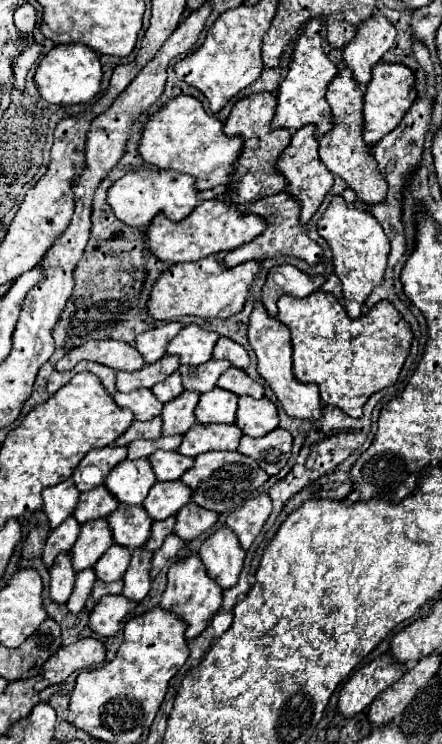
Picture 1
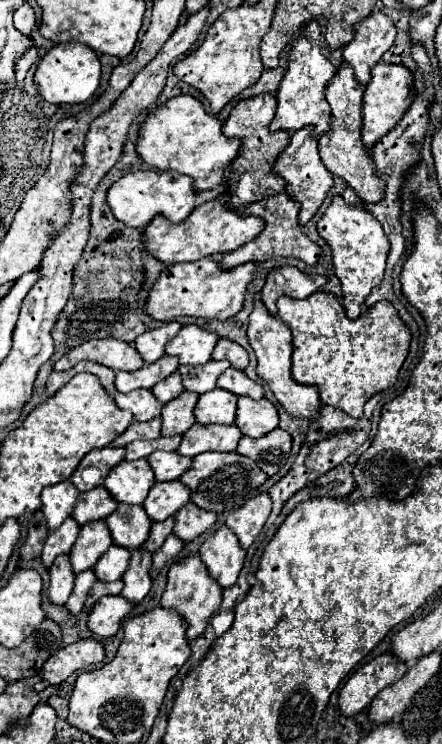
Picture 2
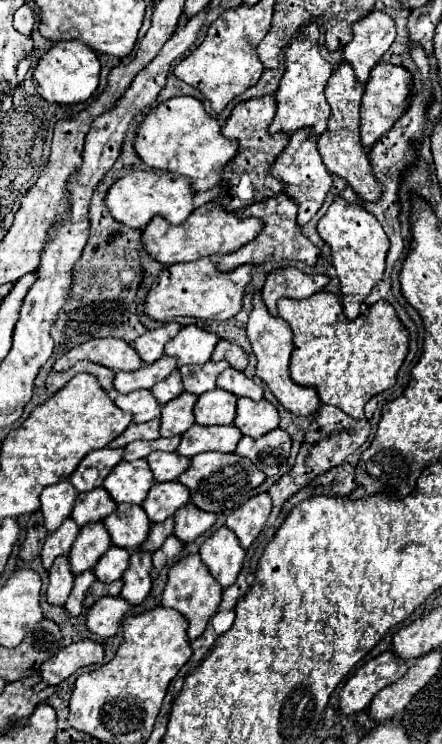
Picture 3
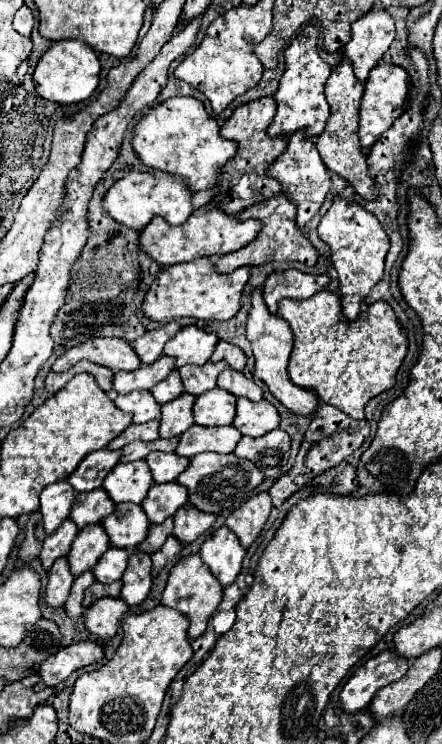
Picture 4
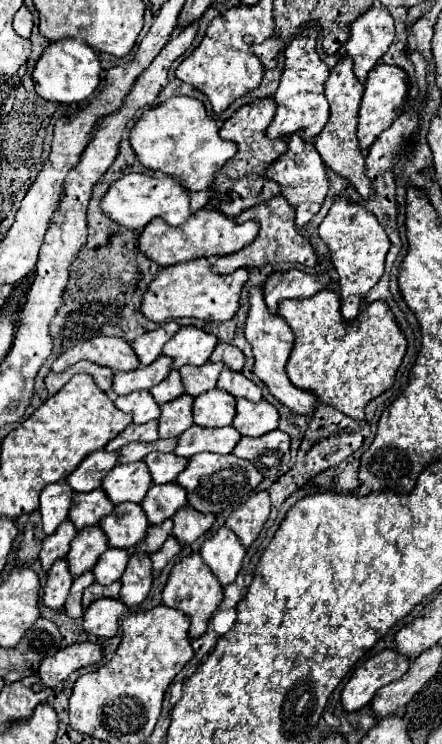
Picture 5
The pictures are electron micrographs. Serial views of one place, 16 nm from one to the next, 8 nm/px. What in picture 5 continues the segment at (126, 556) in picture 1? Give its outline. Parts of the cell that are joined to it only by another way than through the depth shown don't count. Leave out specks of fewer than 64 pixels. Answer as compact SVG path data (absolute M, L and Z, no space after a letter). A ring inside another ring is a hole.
M108 548L108 550L100 556L98 564L96 564L94 570L92 570L92 574L96 576L96 582L108 586L108 584L112 584L114 580L120 580L120 576L124 574L124 570L126 570L126 566L128 566L128 558L130 558L128 550Z

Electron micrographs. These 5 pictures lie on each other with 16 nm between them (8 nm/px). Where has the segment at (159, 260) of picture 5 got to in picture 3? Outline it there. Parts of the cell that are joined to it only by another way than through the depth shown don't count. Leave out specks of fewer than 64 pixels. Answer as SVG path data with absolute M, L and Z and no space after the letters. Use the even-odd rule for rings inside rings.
M206 202L196 208L186 222L170 224L166 218L156 216L142 232L144 250L158 262L170 266L178 262L192 262L212 254L228 254L236 248L248 244L262 232L262 222L258 218L240 218L236 212L224 210L218 202Z

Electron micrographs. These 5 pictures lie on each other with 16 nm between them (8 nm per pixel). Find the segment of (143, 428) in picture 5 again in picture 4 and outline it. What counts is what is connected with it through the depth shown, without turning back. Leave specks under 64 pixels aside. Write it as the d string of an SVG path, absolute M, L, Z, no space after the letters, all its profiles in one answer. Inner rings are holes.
M152 420L152 422L146 422L146 424L130 424L118 438L114 438L108 444L108 448L110 450L124 448L126 444L130 444L134 440L156 440L156 438L160 438L158 436L158 426L160 426L158 420Z

